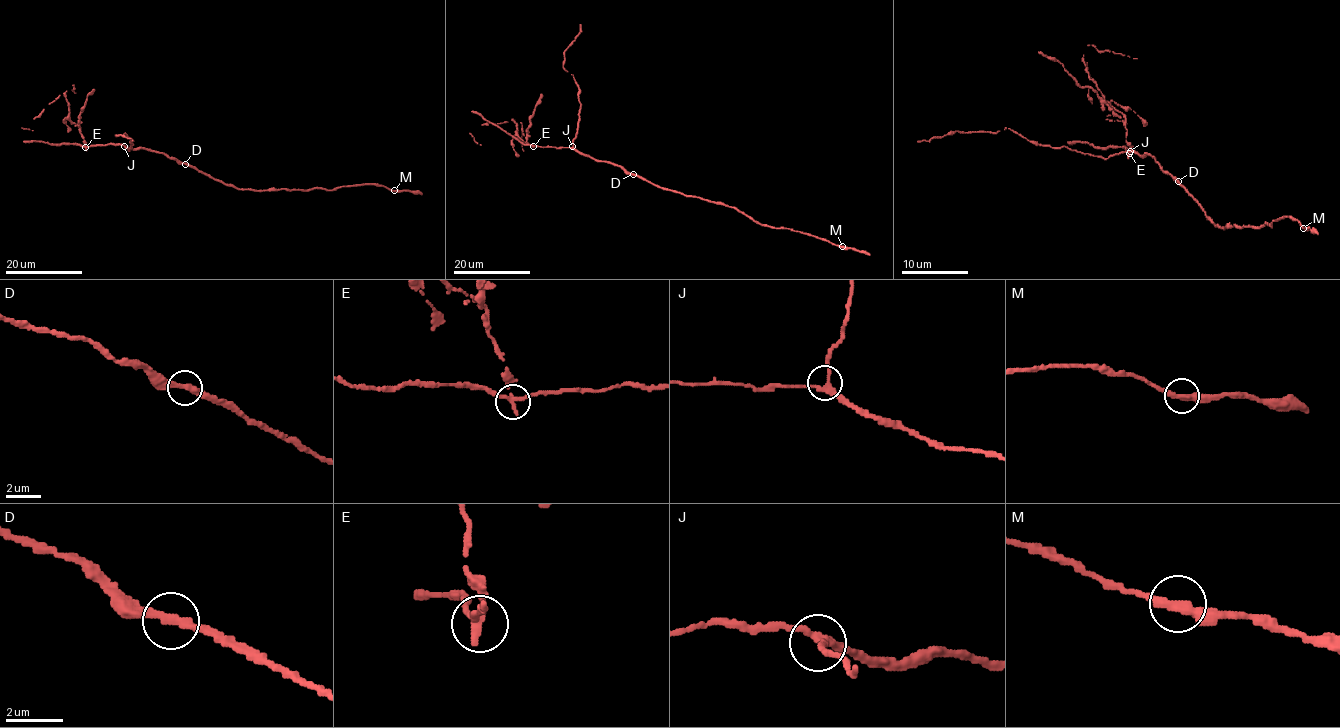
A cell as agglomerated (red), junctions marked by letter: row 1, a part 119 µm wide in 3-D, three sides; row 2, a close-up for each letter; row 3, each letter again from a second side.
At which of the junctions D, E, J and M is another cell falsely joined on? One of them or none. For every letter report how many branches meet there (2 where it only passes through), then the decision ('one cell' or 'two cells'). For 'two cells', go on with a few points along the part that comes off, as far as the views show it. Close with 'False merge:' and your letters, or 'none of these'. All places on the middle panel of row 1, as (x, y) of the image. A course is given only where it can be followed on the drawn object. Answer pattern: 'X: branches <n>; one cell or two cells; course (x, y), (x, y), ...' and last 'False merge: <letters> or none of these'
D: branches 2; one cell
E: branches 3; two cells
J: branches 3; one cell
M: branches 2; one cell
False merge: E

